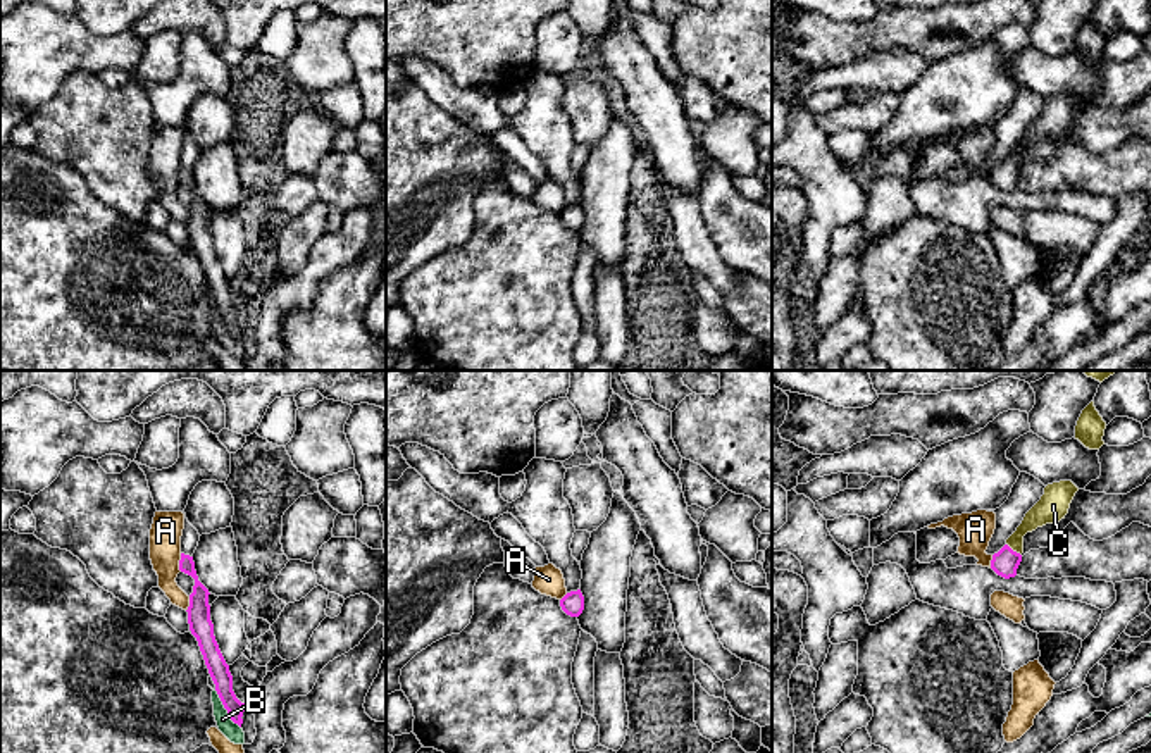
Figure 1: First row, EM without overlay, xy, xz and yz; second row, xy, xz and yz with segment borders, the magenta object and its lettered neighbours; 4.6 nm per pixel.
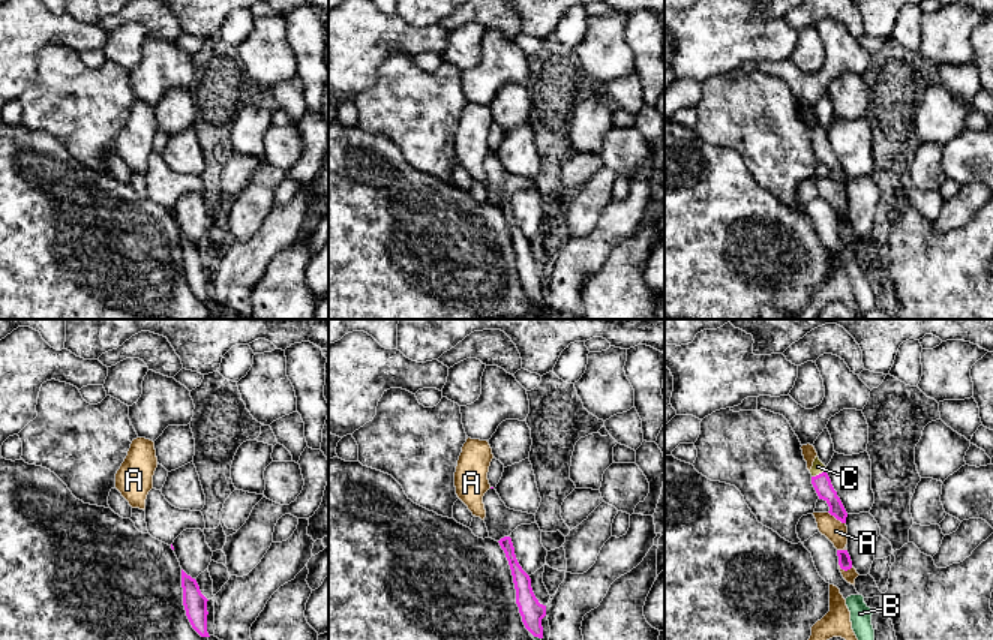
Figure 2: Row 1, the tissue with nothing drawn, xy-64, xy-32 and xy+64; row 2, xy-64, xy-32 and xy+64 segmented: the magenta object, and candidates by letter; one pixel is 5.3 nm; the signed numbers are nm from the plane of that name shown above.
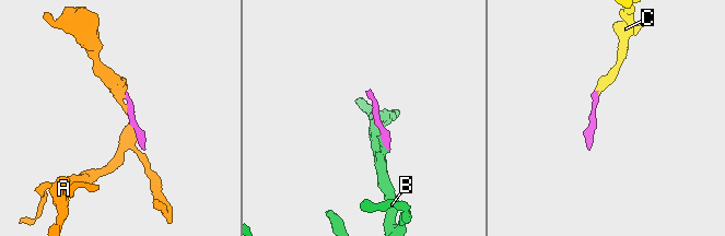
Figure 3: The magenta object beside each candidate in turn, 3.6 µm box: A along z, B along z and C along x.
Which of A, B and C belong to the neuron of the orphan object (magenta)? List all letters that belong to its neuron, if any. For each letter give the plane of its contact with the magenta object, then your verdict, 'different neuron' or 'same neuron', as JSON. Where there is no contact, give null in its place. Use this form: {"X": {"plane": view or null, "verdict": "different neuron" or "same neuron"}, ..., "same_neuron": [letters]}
{"A": {"plane": "xy", "verdict": "different neuron"}, "B": {"plane": "xy", "verdict": "different neuron"}, "C": {"plane": "yz", "verdict": "same neuron"}, "same_neuron": ["C"]}

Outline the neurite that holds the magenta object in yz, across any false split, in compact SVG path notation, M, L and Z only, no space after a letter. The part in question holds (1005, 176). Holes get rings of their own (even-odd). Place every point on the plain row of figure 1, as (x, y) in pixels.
M1072 95L1048 98L1041 114L1025 128L1022 138L1006 153L1006 159L992 169L991 183L1005 193L1015 191L1022 176L1023 150L1065 133L1077 105L1079 102Z

